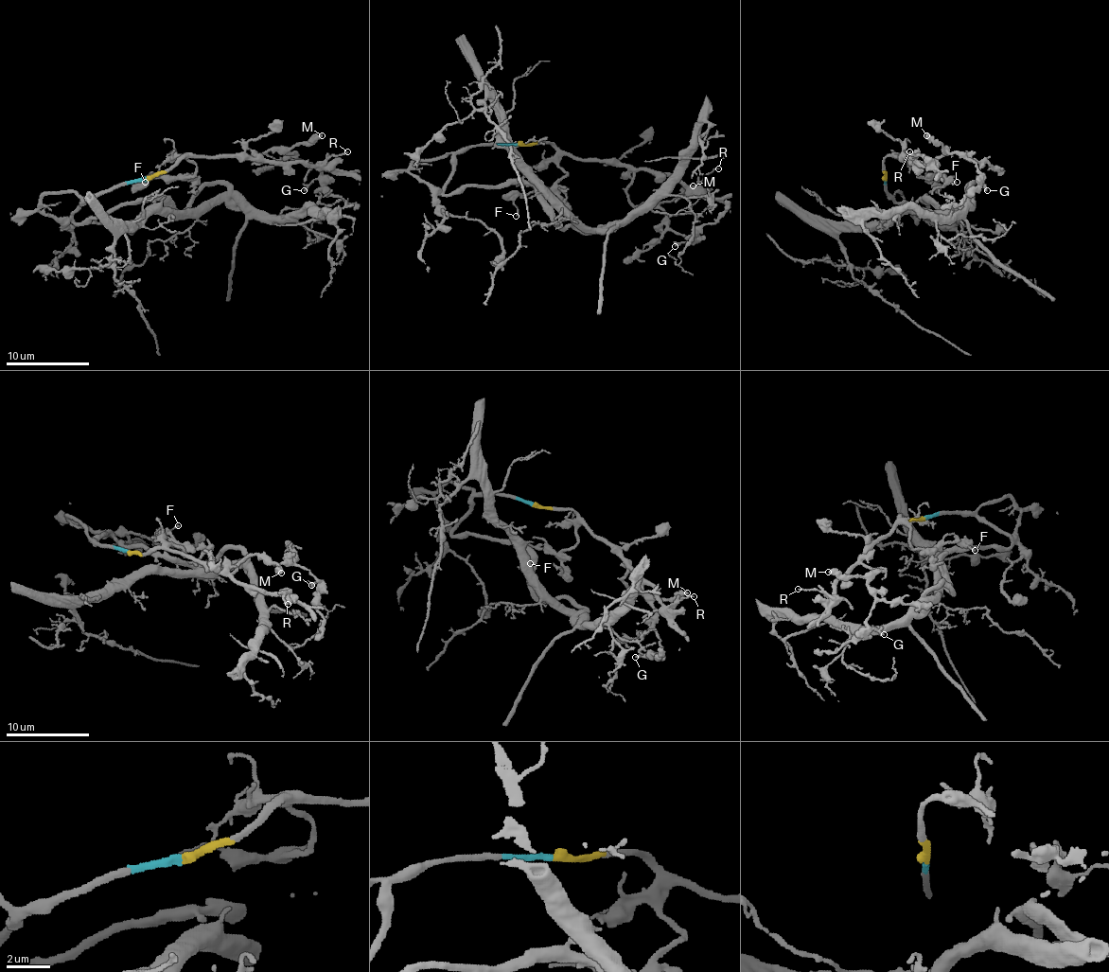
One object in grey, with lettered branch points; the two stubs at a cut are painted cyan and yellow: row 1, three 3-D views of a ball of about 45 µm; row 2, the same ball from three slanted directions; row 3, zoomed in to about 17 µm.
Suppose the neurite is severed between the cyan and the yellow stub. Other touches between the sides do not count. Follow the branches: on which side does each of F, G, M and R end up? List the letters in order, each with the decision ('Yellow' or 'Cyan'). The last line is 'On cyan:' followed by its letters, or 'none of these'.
F: Yellow
G: Yellow
M: Yellow
R: Yellow
On cyan: none of these

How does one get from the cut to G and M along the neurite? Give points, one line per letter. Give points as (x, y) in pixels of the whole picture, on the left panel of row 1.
G: (147, 179), (186, 155), (249, 155), (261, 162), (255, 160), (266, 151), (287, 151), (320, 174), (303, 191)
M: (147, 179), (167, 172), (186, 155), (249, 155), (261, 162), (255, 160), (263, 153), (309, 143), (322, 134)

